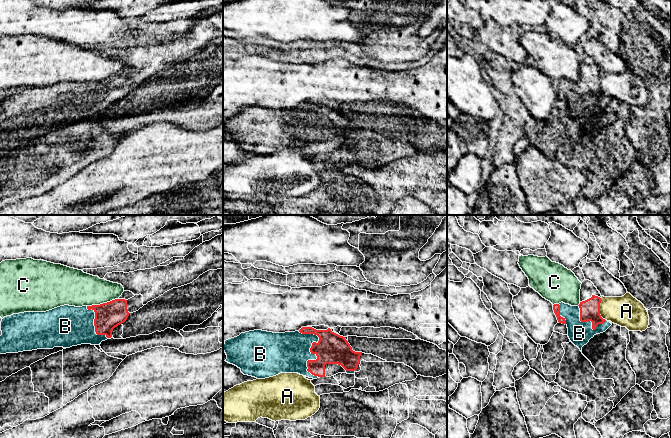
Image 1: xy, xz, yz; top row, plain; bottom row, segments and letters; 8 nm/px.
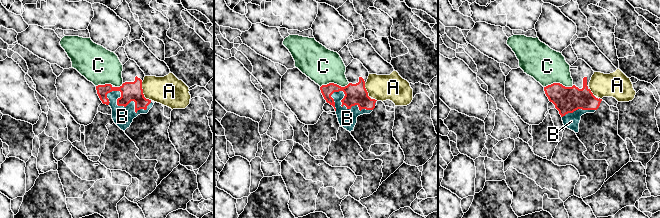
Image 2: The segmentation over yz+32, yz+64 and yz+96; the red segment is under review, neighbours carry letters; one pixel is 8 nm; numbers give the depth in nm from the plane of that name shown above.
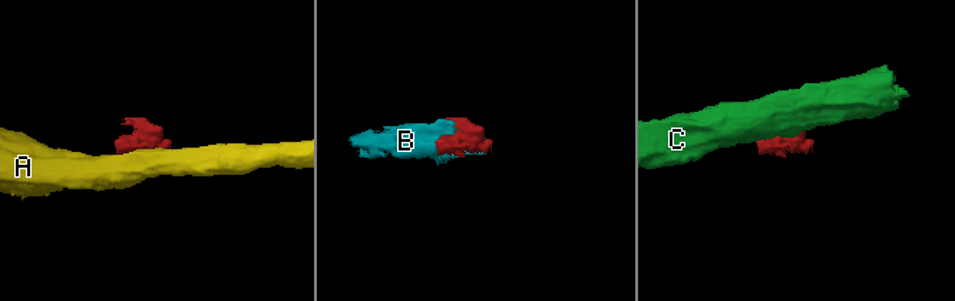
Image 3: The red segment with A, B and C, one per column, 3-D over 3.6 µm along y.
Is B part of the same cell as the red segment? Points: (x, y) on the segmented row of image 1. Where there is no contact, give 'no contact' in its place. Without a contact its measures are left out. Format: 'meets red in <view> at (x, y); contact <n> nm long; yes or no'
meets red in xz at (311, 352); contact 420 nm long; yes

